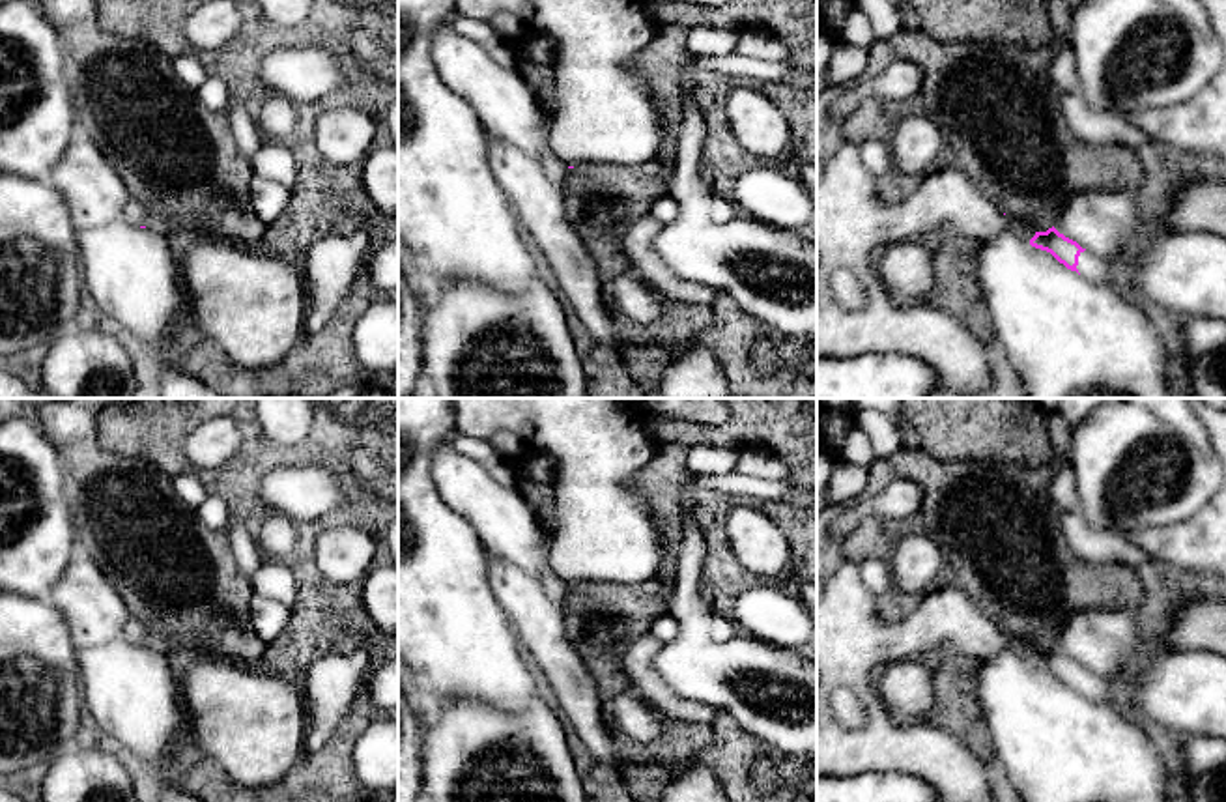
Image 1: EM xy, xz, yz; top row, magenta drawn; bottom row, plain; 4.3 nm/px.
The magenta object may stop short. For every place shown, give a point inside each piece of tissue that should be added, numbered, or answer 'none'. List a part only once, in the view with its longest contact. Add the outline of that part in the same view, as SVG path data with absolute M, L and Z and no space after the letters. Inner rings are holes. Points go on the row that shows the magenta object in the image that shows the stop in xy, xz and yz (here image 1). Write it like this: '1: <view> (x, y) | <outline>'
1: yz (1019, 229) | M1005 215L1005 226L1026 243L1030 243L1030 239L1035 236L1035 230L1028 228L1024 222L1015 219L1013 215Z
2: yz (1090, 266) | M1090 251L1080 252L1076 269L1084 279L1095 284L1110 284L1108 264L1103 258L1091 254Z

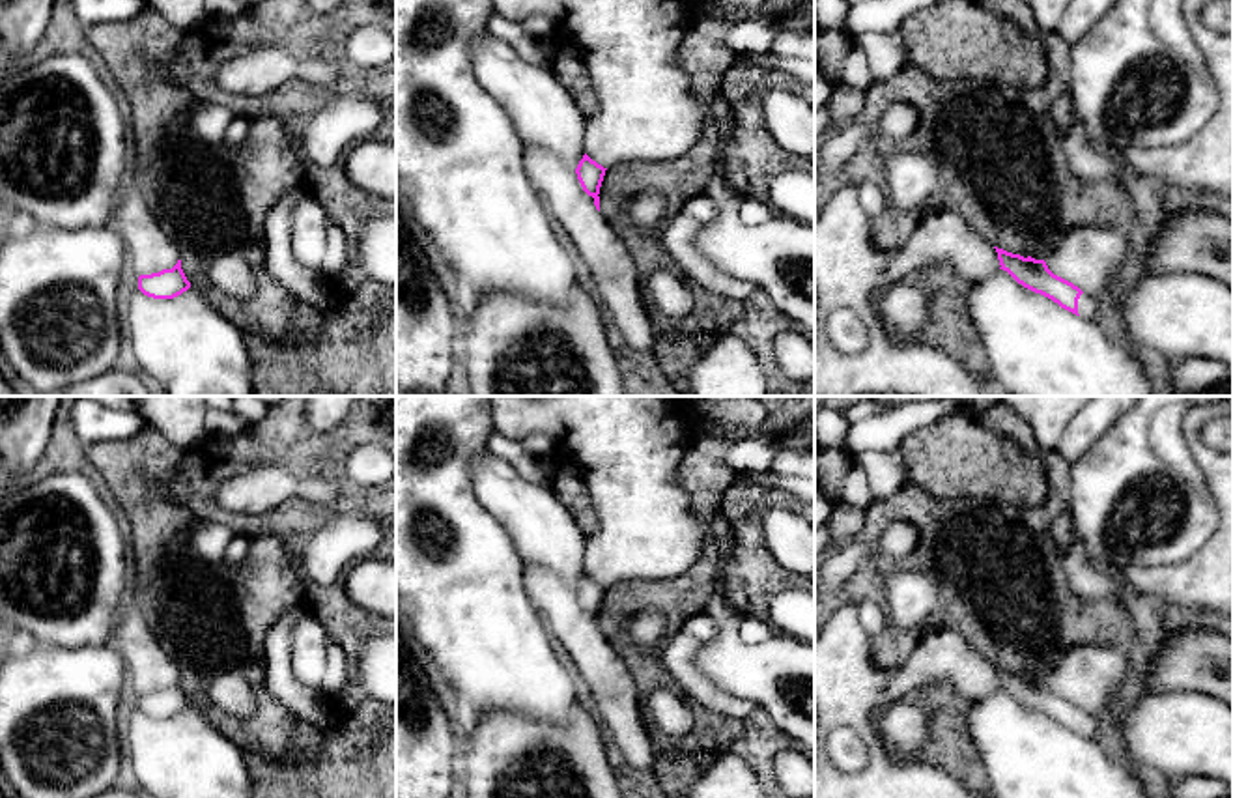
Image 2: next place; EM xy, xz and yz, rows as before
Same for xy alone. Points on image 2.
none

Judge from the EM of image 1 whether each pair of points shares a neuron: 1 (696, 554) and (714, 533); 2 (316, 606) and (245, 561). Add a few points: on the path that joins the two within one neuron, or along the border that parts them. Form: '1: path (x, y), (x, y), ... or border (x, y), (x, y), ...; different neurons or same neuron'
1: border (696, 500), (694, 518), (705, 543), (703, 569); different neurons
2: border (245, 526), (262, 556), (262, 565), (251, 578); different neurons

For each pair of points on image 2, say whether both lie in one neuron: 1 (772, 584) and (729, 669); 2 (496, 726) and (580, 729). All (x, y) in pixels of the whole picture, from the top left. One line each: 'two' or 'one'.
1: two
2: one

